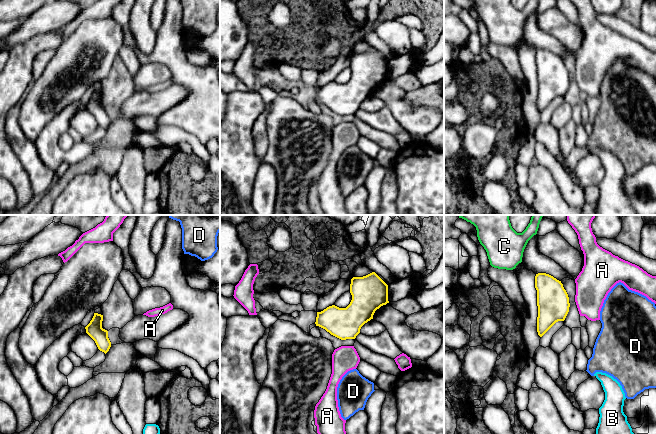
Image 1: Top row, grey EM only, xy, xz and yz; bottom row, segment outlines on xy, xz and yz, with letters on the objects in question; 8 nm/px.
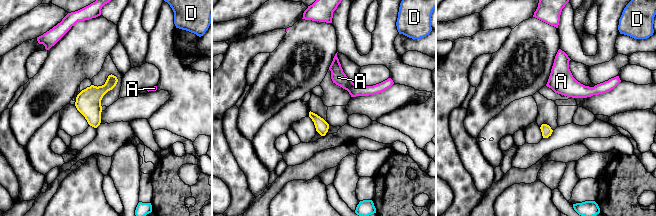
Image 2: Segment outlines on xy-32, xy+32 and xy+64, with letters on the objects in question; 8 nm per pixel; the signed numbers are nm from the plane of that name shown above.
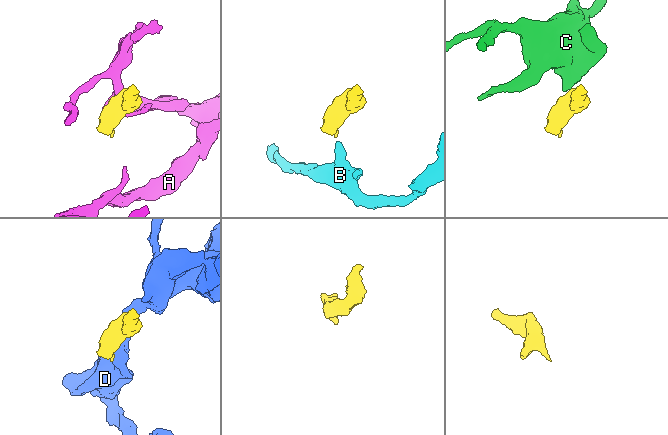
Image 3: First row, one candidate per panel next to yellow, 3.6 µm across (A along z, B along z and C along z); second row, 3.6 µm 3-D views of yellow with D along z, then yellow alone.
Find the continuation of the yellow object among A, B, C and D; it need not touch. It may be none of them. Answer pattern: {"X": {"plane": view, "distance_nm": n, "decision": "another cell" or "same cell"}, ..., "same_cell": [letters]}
{"A": {"plane": "yz", "distance_nm": 50, "decision": "another cell"}, "B": {"plane": "yz", "distance_nm": 500, "decision": "same cell"}, "C": {"plane": "yz", "distance_nm": 160, "decision": "another cell"}, "D": {"plane": "xz", "distance_nm": 240, "decision": "another cell"}, "same_cell": ["B"]}

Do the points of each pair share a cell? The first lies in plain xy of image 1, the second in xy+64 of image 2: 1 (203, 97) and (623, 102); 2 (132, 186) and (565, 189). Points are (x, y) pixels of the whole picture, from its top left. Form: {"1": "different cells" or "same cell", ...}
{"1": "different cells", "2": "same cell"}

